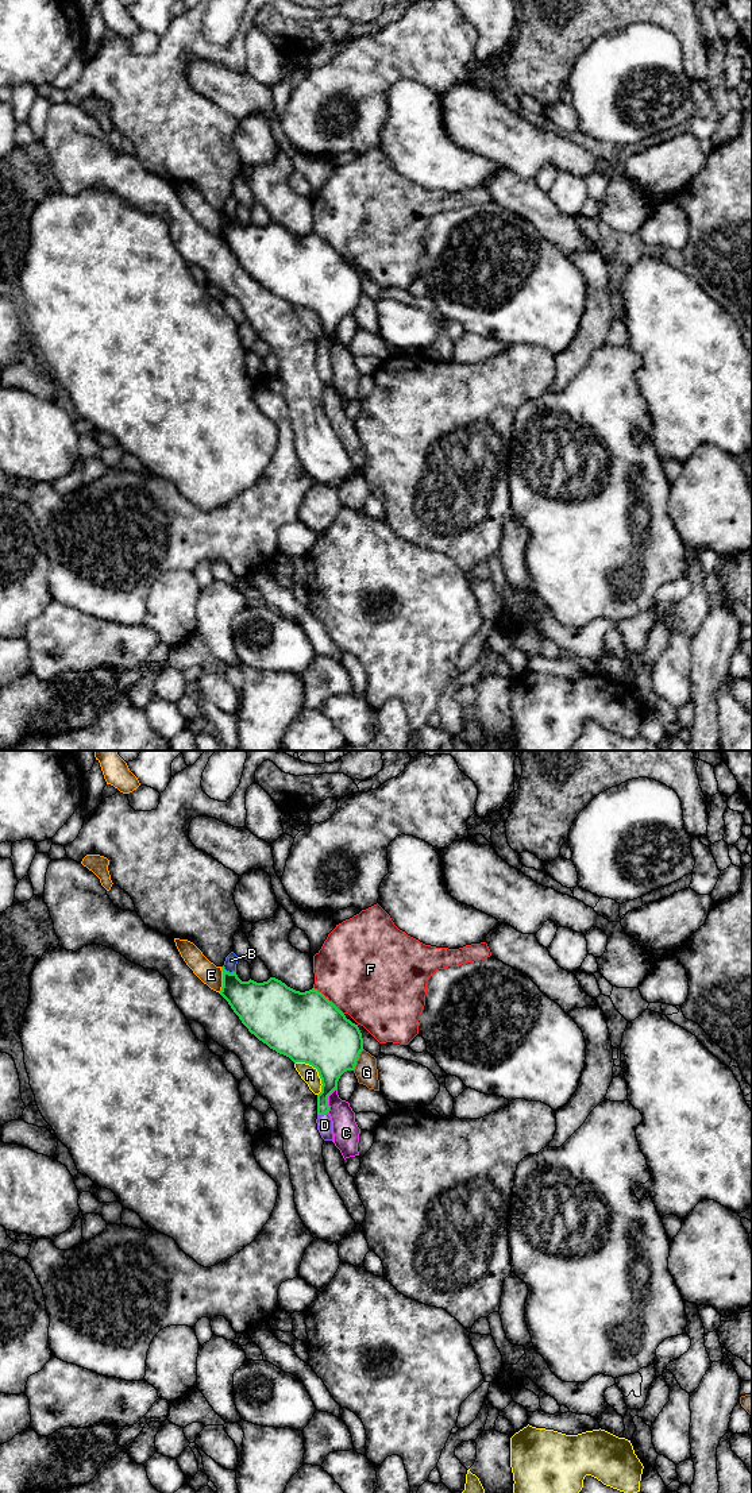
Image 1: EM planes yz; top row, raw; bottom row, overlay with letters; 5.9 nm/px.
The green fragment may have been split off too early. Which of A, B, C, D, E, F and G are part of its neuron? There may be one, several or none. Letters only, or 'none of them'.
D

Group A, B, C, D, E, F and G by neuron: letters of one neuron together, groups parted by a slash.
A / B / C / D / E / F / G

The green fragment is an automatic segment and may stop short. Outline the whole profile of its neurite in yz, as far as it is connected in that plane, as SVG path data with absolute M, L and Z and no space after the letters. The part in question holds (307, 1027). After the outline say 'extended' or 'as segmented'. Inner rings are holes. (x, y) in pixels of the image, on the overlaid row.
M223 971L223 987L220 995L228 1002L242 1023L259 1041L279 1054L289 1057L294 1064L305 1062L317 1069L321 1079L321 1092L317 1095L317 1130L324 1141L333 1142L332 1120L328 1114L328 1096L338 1089L340 1076L354 1070L360 1052L363 1038L358 1025L325 998L312 988L305 992L296 991L275 977L257 983L242 981L236 972Z; extended

